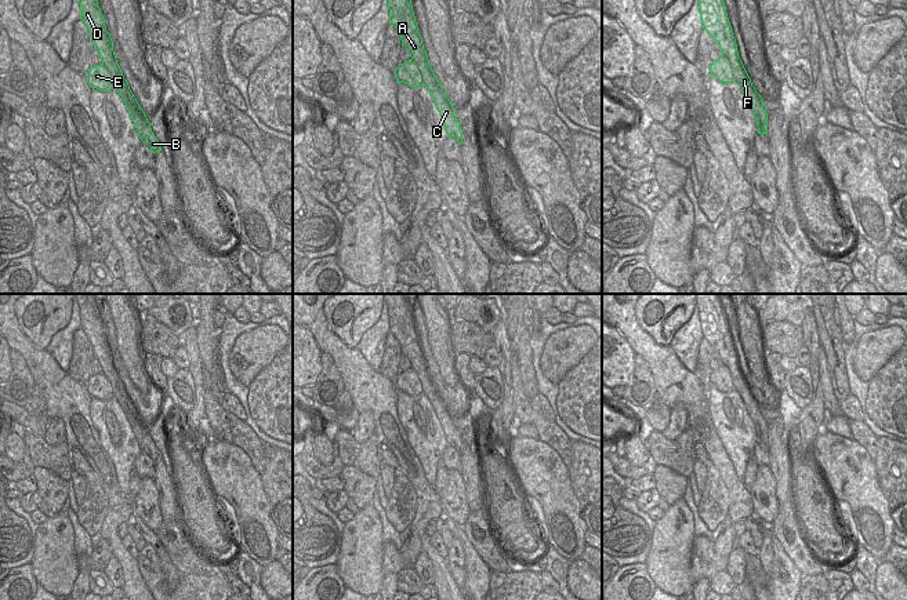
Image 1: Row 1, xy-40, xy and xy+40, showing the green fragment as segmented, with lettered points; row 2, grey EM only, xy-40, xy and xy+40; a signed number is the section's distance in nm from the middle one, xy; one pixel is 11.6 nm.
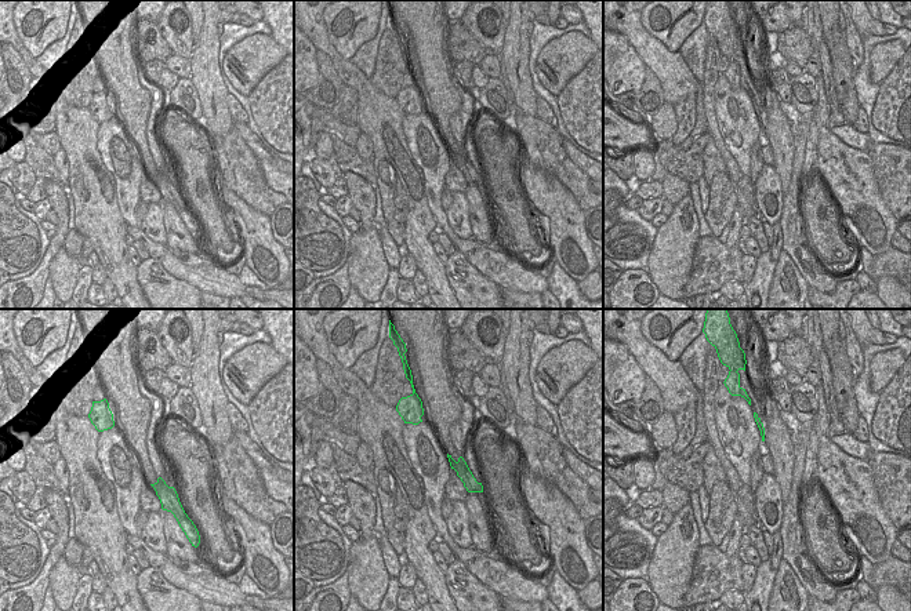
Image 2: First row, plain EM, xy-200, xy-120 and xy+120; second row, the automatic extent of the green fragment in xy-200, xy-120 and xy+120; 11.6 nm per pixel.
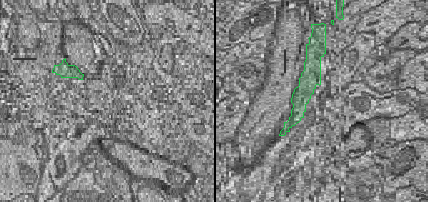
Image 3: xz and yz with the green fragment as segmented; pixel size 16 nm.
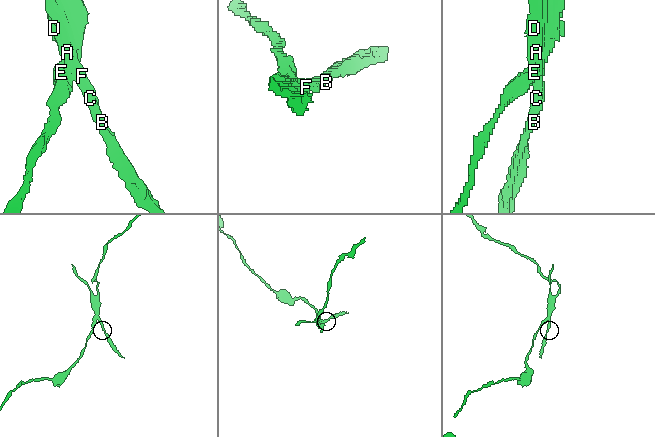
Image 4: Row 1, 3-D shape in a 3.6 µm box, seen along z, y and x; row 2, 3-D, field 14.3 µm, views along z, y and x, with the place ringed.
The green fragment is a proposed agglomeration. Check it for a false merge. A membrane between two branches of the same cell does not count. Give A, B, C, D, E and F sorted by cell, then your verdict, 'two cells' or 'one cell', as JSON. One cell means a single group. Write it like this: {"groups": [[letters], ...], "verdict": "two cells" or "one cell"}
{"groups": [["A", "B", "C", "D", "F"], ["E"]], "verdict": "two cells"}

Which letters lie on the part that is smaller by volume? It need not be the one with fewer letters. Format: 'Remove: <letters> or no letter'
Remove: A, B, C, D, F

